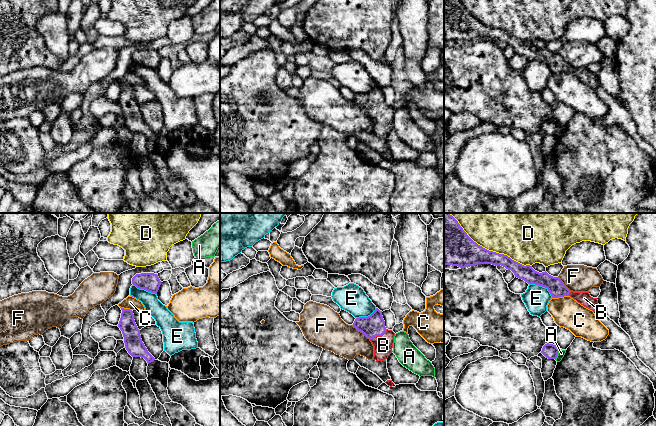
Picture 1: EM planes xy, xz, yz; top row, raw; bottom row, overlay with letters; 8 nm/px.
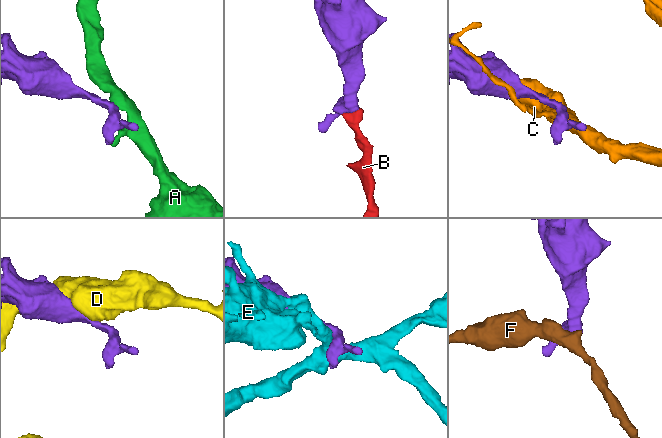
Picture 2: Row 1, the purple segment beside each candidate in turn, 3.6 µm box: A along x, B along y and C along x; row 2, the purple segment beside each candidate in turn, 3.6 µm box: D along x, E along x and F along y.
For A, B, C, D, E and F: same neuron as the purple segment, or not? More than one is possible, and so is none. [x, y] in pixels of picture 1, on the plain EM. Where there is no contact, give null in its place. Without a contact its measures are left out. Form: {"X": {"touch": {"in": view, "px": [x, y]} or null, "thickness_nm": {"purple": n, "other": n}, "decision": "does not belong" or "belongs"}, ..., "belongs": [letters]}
{"A": {"touch": {"in": "yz", "px": [557, 130]}, "thickness_nm": {"purple": 120, "other": 60}, "decision": "does not belong"}, "B": {"touch": {"in": "xz", "px": [378, 111]}, "thickness_nm": {"purple": 180, "other": 150}, "decision": "belongs"}, "C": {"touch": {"in": "yz", "px": [560, 72]}, "thickness_nm": {"purple": 140, "other": 240}, "decision": "does not belong"}, "D": {"touch": {"in": "yz", "px": [494, 28]}, "thickness_nm": {"purple": 240, "other": 320}, "decision": "does not belong"}, "E": {"touch": {"in": "yz", "px": [542, 62]}, "thickness_nm": {"purple": 140, "other": 200}, "decision": "does not belong"}, "F": {"touch": {"in": "xz", "px": [360, 107]}, "thickness_nm": {"purple": 180, "other": 280}, "decision": "does not belong"}, "belongs": ["B"]}

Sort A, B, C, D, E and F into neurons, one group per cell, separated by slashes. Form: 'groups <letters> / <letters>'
groups A / B / C / D / E / F

